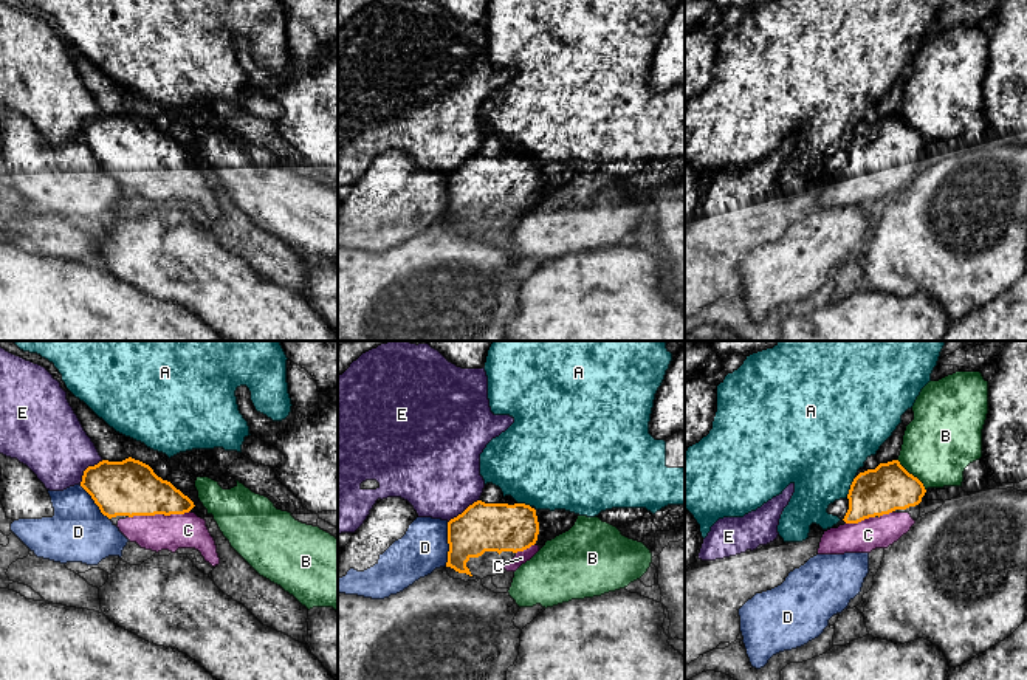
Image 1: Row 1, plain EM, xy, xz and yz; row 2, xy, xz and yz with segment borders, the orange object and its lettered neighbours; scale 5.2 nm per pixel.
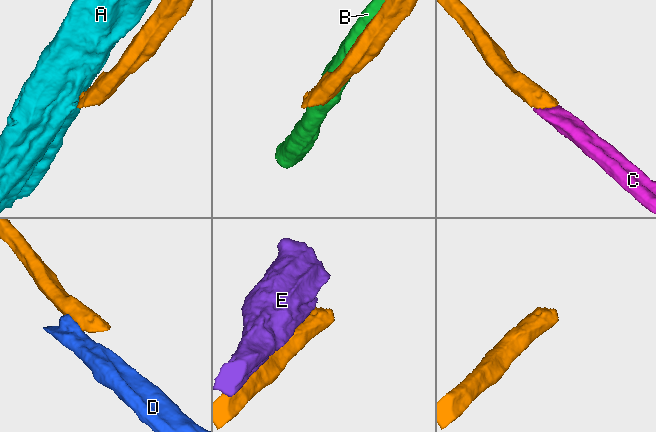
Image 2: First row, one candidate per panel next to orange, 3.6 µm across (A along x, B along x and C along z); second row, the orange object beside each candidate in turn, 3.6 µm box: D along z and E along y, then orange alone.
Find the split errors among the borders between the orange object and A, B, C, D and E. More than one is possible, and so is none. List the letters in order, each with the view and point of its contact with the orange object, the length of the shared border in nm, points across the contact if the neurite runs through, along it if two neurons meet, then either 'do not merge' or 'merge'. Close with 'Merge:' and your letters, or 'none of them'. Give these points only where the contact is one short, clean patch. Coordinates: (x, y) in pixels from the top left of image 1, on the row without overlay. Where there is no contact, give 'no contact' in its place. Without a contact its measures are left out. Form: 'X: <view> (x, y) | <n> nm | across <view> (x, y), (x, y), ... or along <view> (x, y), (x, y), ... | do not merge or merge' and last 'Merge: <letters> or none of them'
A: yz (851, 140) | 120 nm | along yz (855, 130), (846, 149) | do not merge
B: yz (911, 127) | 220 nm | do not merge
C: xy (158, 166) | 320 nm | across xy (130, 141), (158, 166), (171, 178), (188, 183) | merge
D: xz (448, 195) | 220 nm | along xz (448, 175), (448, 214), (445, 217) | do not merge
E: xy (87, 121) | 180 nm | do not merge
Merge: C

